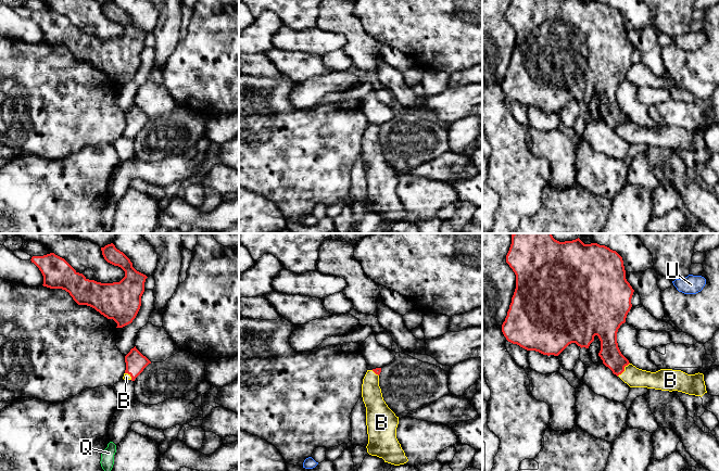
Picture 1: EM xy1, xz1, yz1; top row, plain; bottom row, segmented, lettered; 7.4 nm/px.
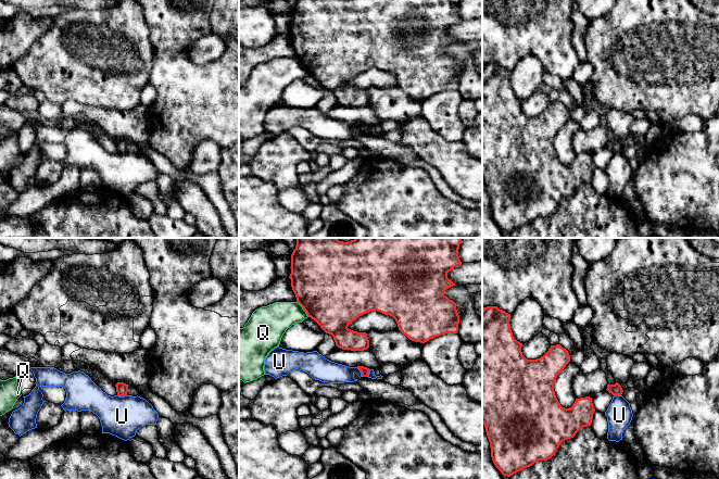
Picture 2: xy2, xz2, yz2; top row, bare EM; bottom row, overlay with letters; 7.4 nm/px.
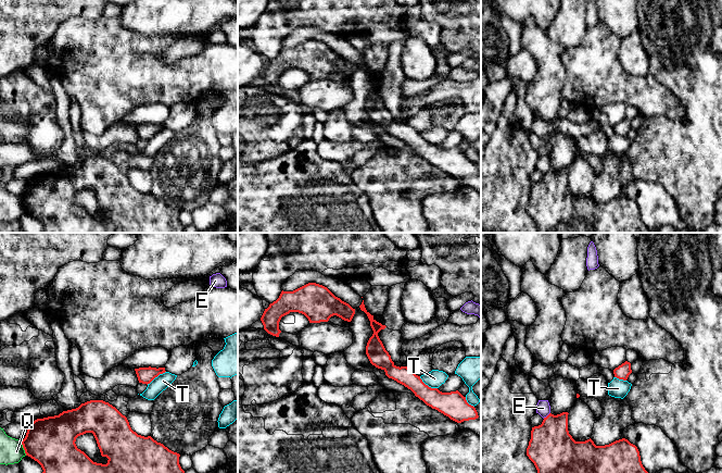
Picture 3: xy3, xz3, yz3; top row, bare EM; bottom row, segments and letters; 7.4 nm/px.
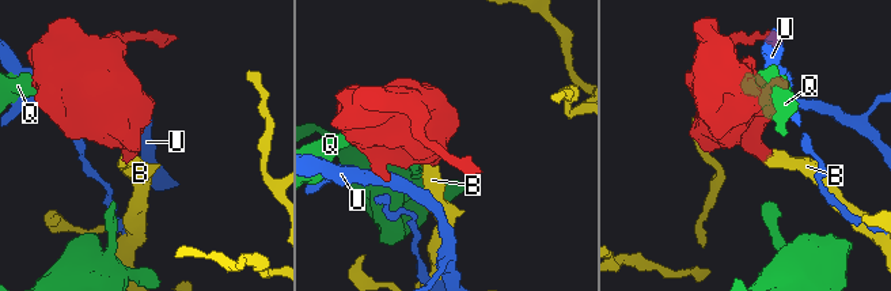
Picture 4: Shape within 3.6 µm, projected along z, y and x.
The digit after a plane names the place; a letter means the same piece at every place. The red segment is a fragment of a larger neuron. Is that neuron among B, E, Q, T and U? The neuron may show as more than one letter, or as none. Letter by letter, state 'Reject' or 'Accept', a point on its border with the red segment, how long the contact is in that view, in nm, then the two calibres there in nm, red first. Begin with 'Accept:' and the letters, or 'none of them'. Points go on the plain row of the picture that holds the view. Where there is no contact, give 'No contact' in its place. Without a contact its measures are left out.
Accept: B
B: Accept. Touches red at yz1 (623, 127). Shared border 140 nm. Thickness 150 nm (red) against 150 nm
E: Reject. Touches red at yz3 (547, 172). Shared border 70 nm. Thickness 340 nm (red) against 110 nm
Q: Reject. Touches red at xz2 (303, 65). Shared border 150 nm. Thickness 500 nm (red) against 240 nm
T: Reject. Touches red at xz3 (427, 141). Shared border 160 nm. Thickness 190 nm (red) against 130 nm
U: Reject. Touches red at xy2 (122, 152). Shared border 70 nm. Thickness 90 nm (red) against 300 nm

